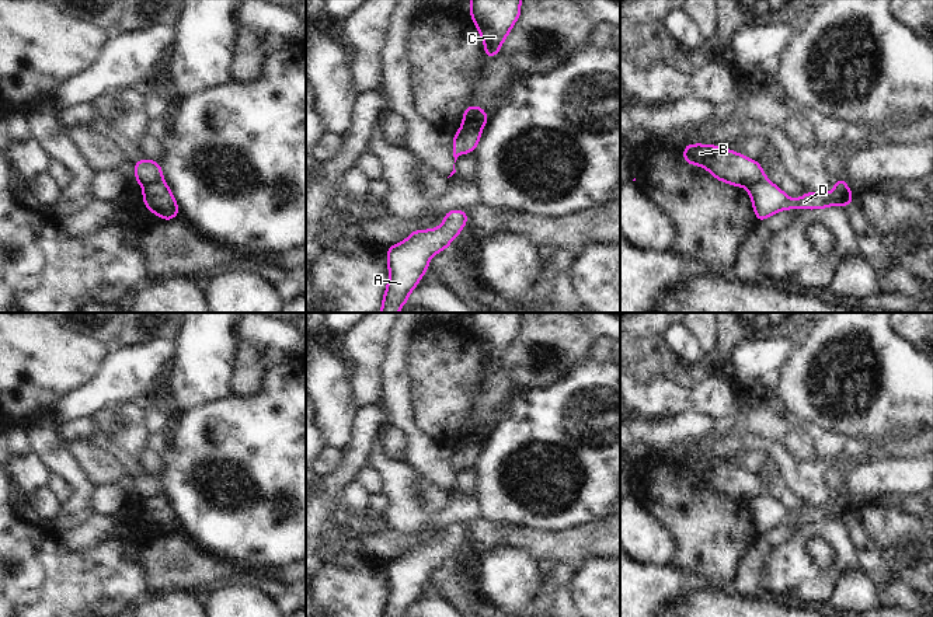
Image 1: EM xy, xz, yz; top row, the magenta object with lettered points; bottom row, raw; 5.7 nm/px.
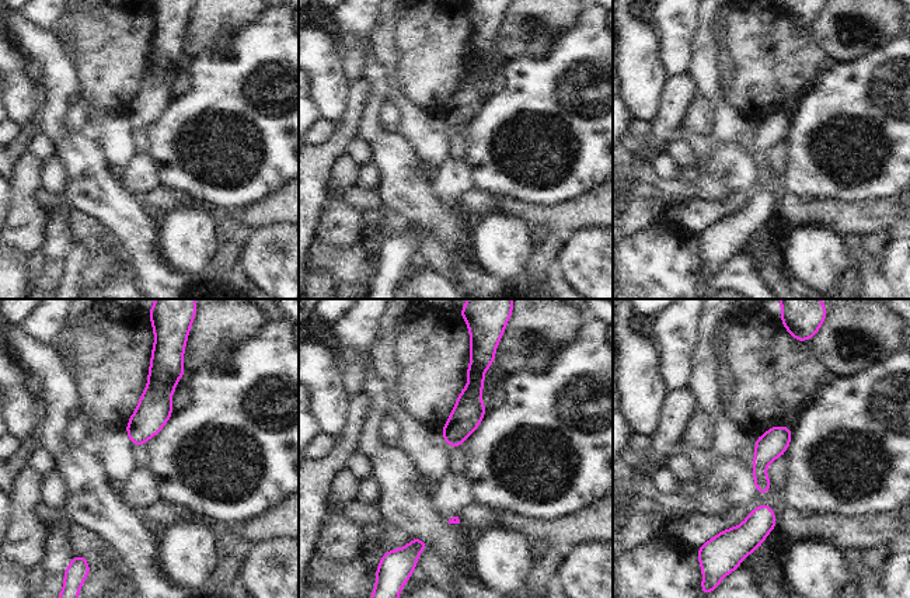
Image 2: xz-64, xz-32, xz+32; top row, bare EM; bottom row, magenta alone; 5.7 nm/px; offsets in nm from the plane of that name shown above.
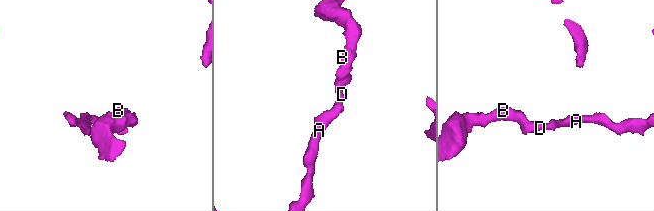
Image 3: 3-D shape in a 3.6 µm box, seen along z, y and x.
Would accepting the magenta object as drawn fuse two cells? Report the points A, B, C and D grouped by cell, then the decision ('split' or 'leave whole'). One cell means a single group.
A D / B C; split

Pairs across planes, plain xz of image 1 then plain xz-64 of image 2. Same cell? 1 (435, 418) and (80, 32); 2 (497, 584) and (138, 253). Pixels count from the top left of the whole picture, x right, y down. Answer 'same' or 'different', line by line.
1: same
2: different

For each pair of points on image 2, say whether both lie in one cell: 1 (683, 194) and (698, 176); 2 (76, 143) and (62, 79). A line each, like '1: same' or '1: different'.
1: different
2: same

